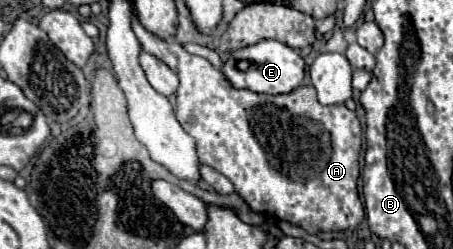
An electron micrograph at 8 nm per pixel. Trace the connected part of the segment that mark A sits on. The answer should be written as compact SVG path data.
M133 17L133 31L143 51L159 57L179 75L177 121L195 139L199 161L225 175L253 211L289 221L307 233L355 229L363 221L365 211L357 193L361 123L353 111L345 105L321 105L313 87L297 87L287 95L261 95L249 89L235 89L223 77L223 71L215 69L207 59L187 53L179 43L163 41L145 31L137 17Z

